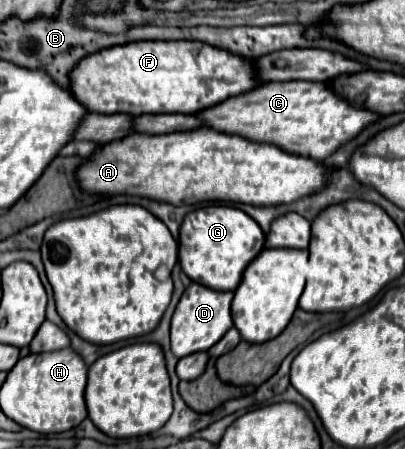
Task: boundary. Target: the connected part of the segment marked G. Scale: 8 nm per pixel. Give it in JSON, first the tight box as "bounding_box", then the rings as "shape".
{"bounding_box":[180,206,264,290],"shape":[[[206,206],[186,214],[180,226],[180,266],[184,274],[212,290],[236,290],[244,268],[264,250],[264,232],[248,214],[232,206]]]}

